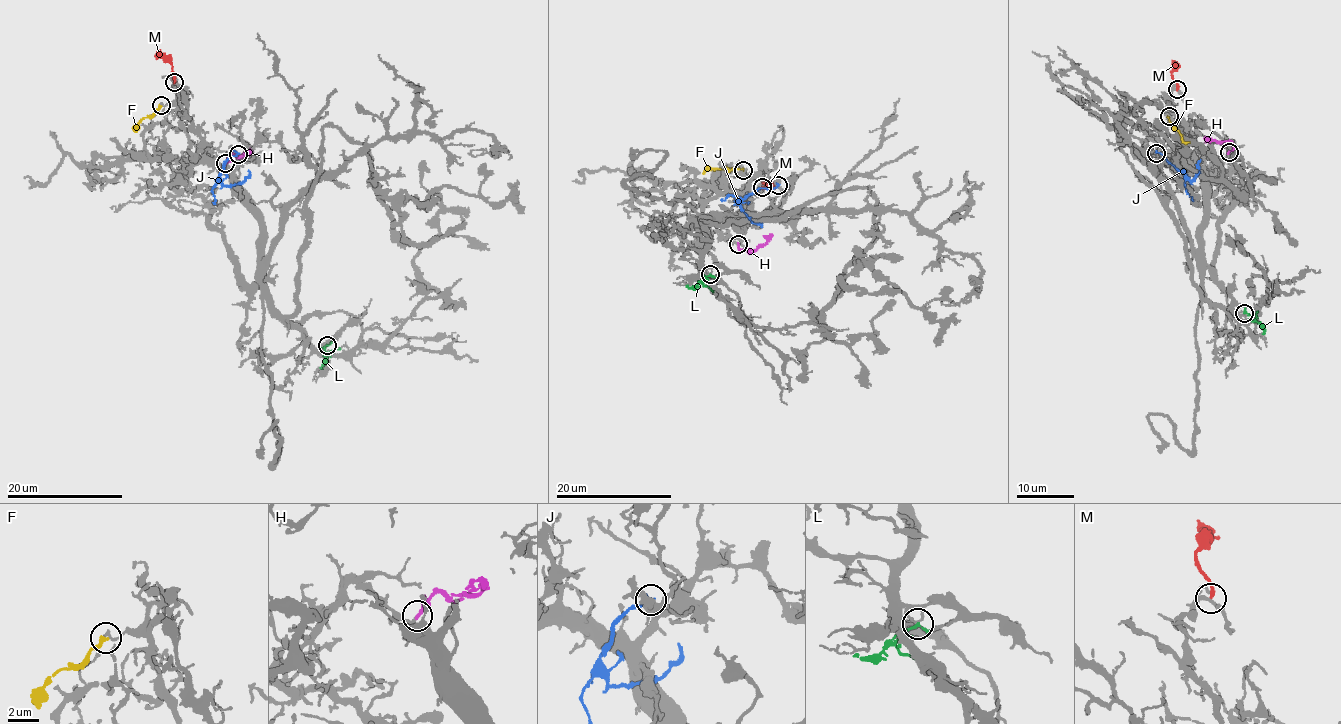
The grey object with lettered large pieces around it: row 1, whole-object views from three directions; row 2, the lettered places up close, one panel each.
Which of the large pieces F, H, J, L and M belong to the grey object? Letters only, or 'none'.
none

